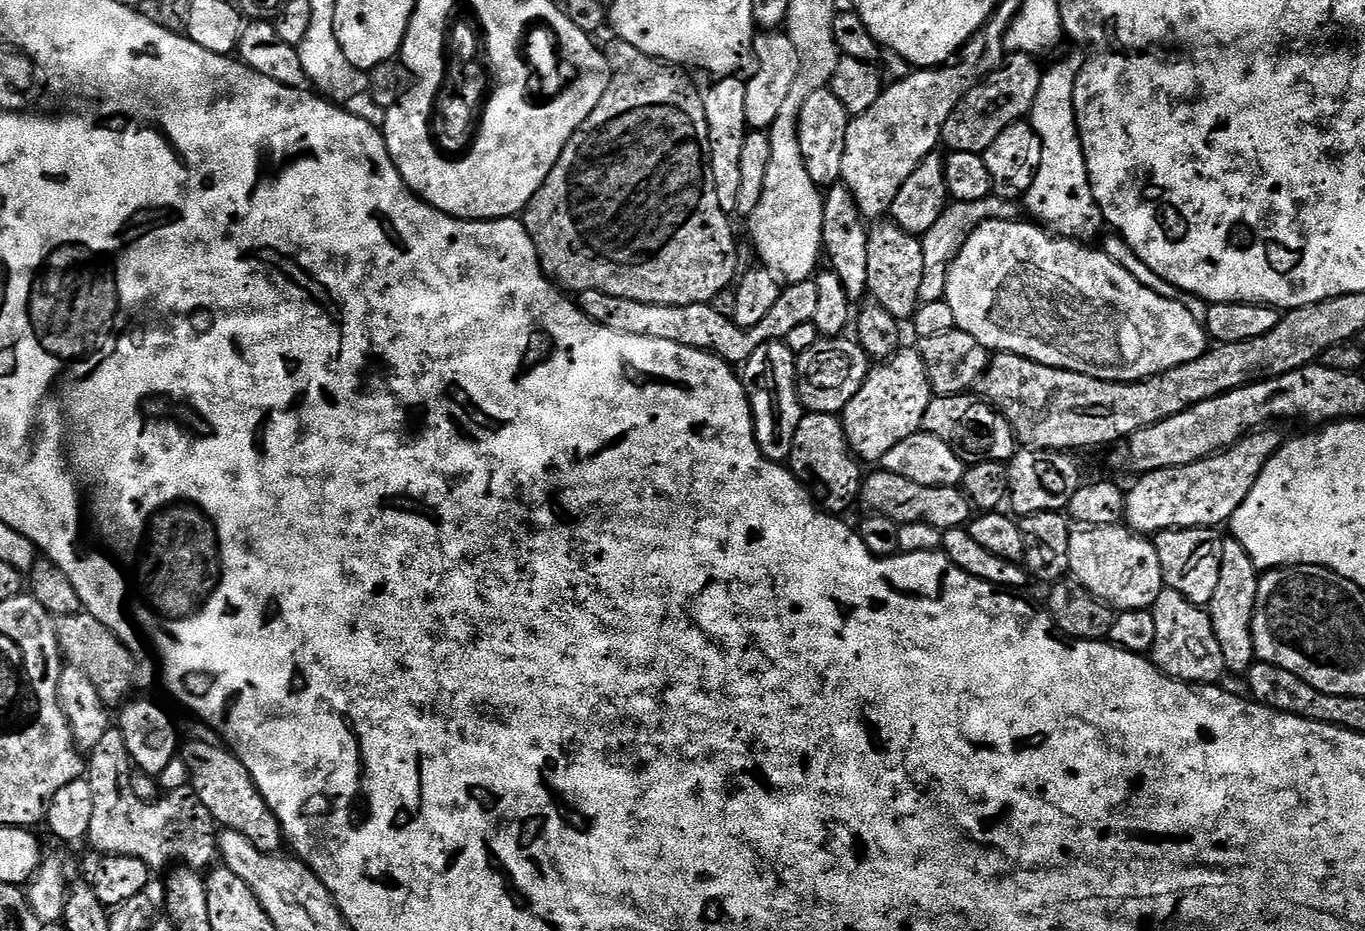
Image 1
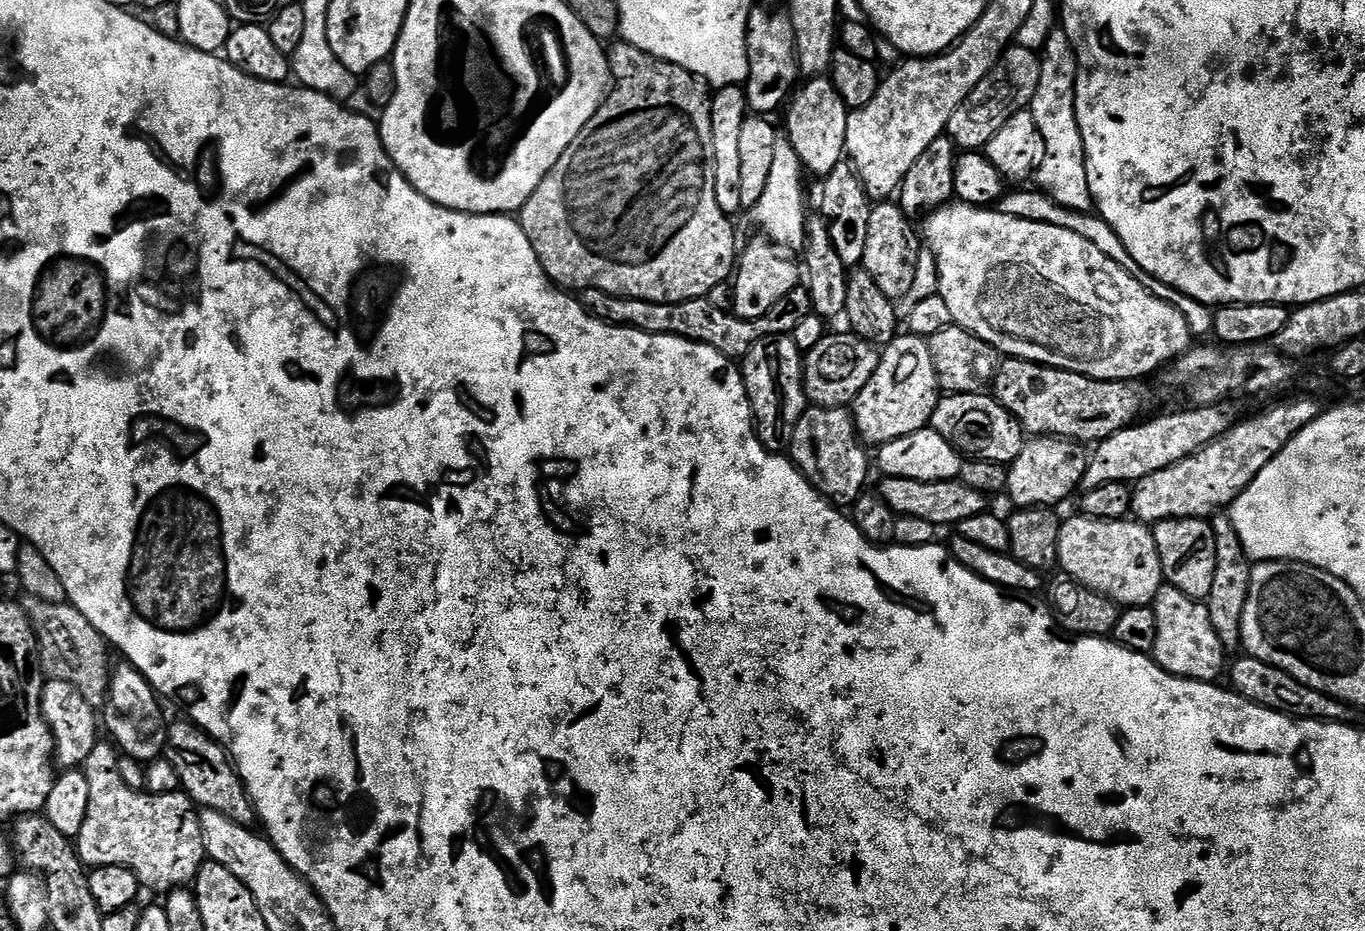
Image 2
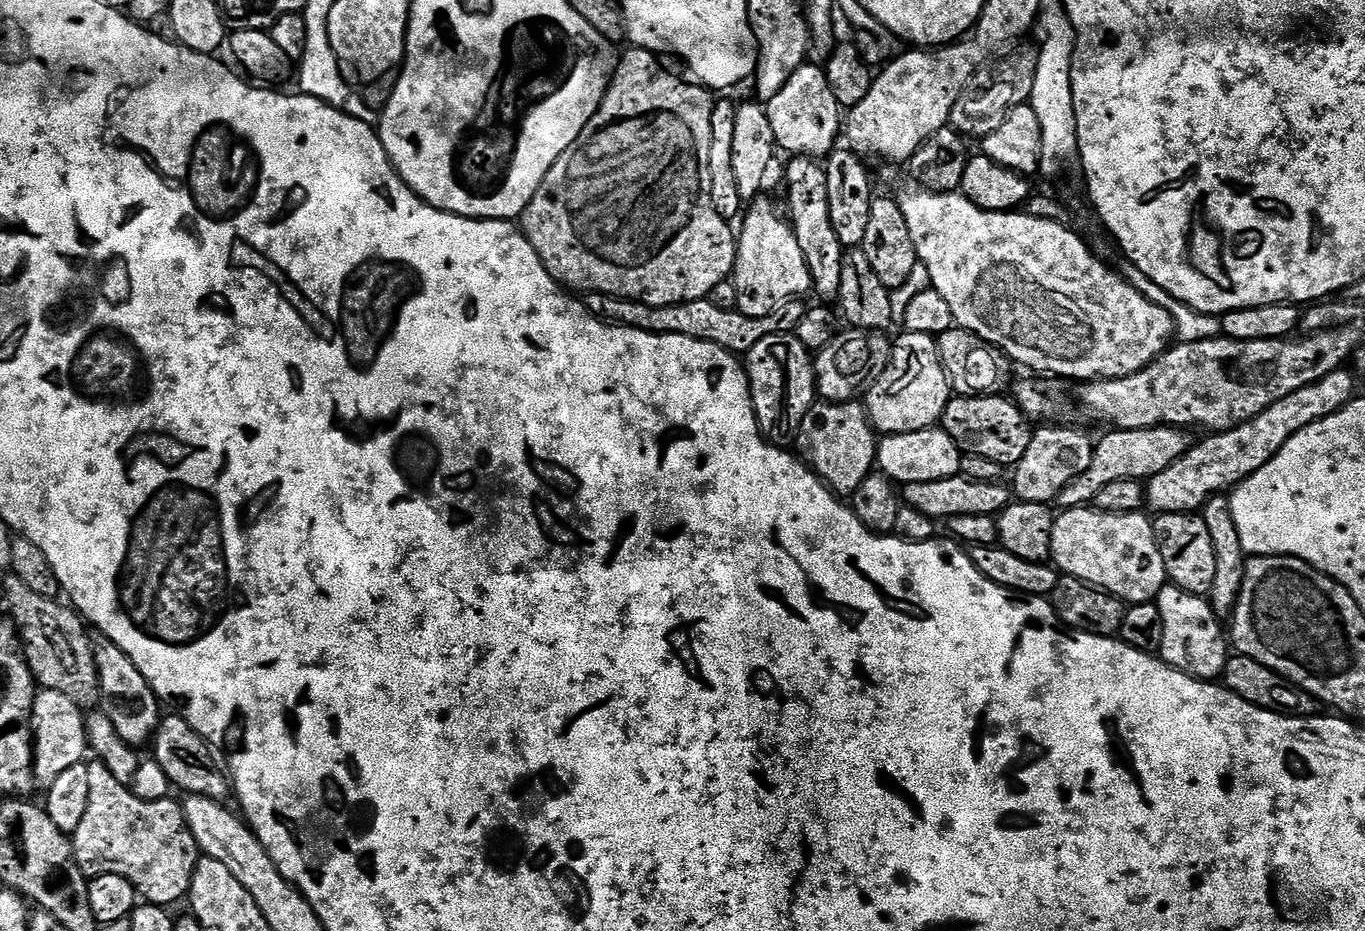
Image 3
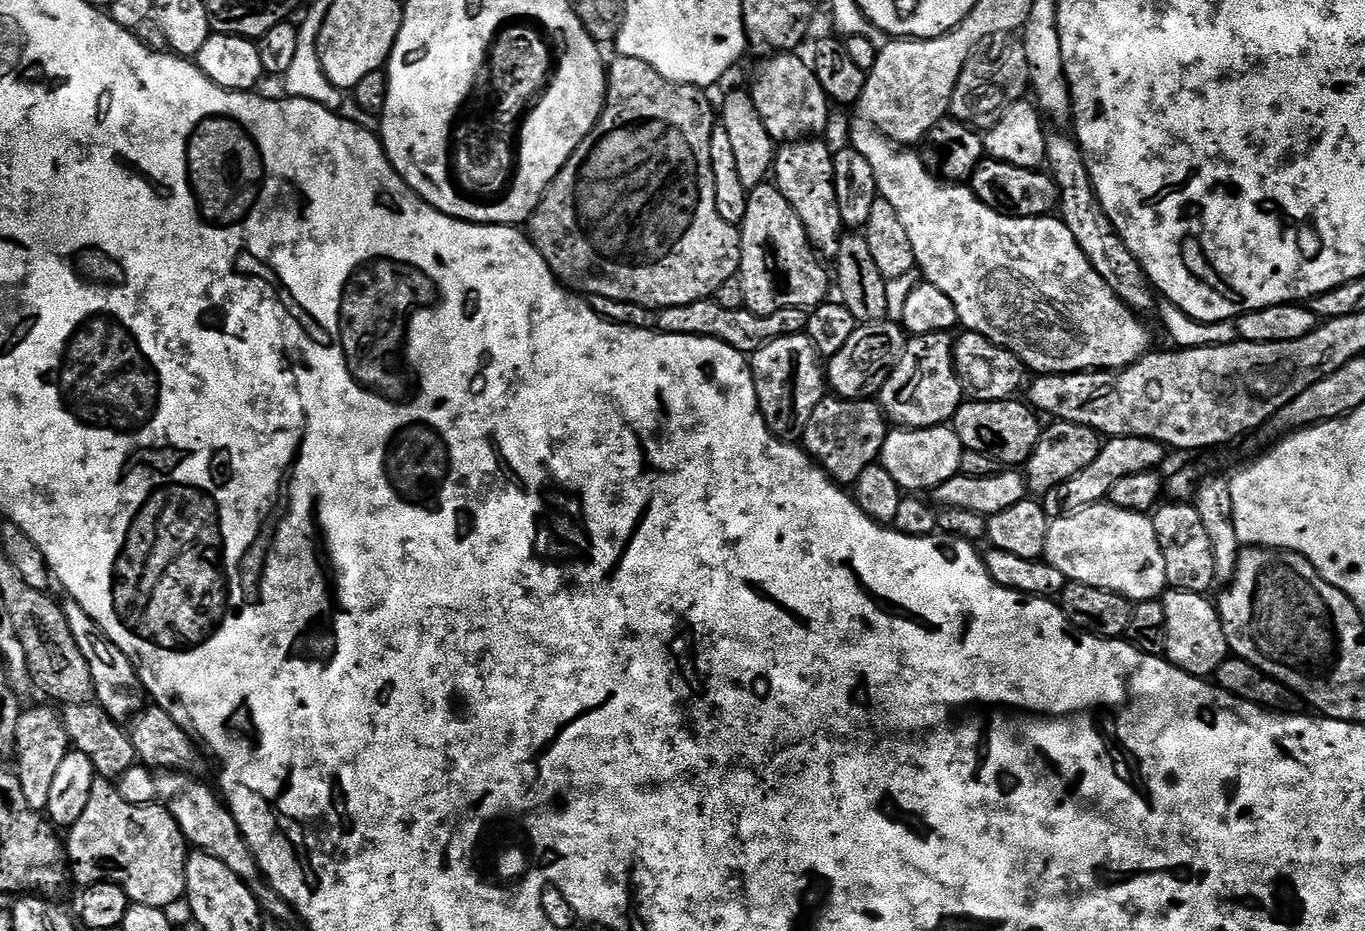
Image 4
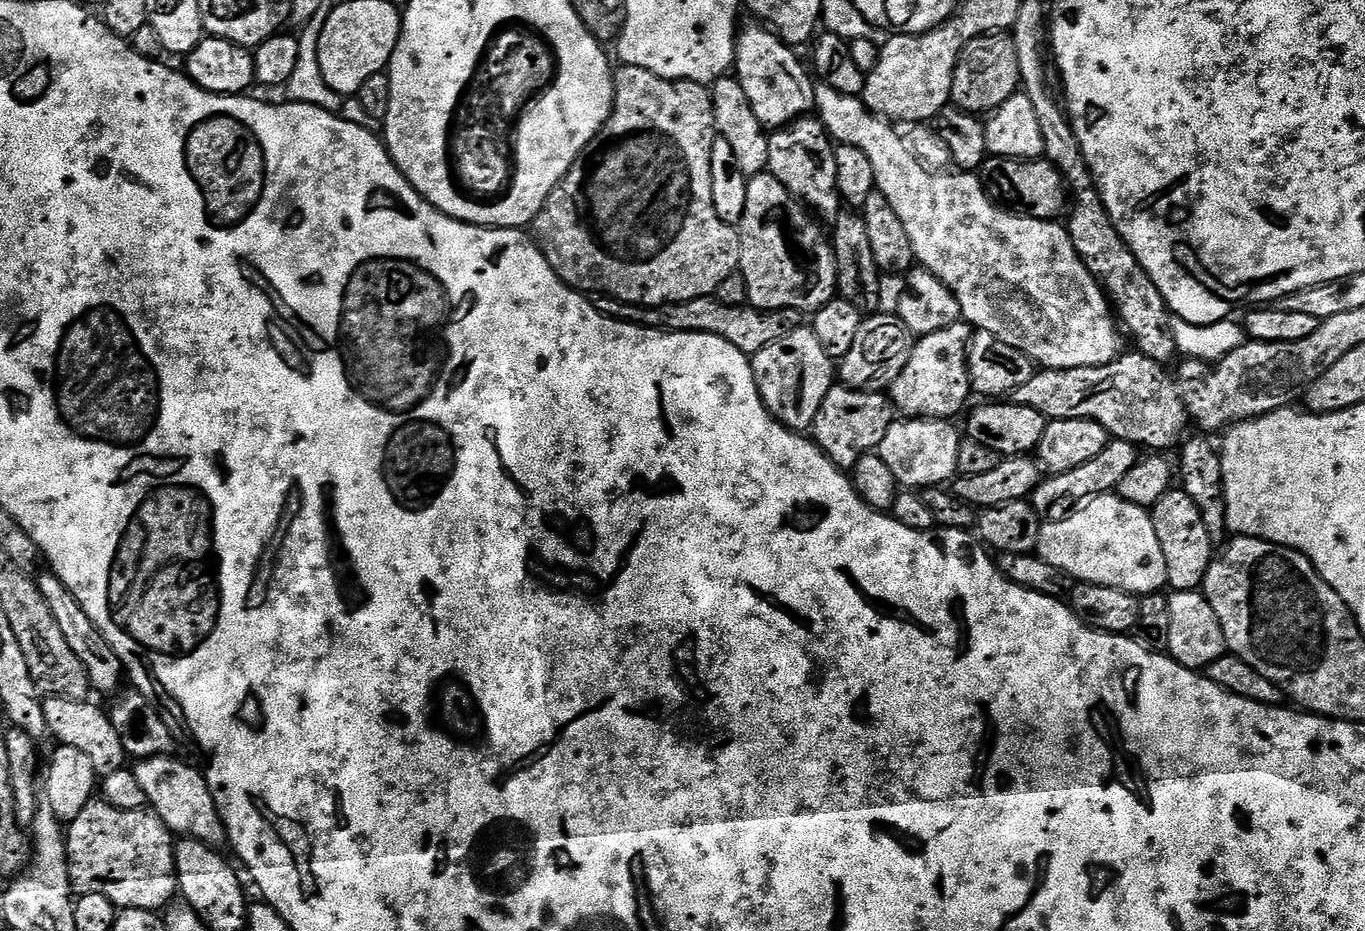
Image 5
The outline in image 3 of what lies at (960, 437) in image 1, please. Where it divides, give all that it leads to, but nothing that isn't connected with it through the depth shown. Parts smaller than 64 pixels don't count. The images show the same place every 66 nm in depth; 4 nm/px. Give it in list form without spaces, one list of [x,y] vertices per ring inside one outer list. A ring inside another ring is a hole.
[[[989,394],[986,396],[956,396],[946,406],[942,427],[966,456],[991,458],[1005,466],[1015,466],[1026,446],[1032,441],[1033,425],[1024,411],[1007,395]]]

